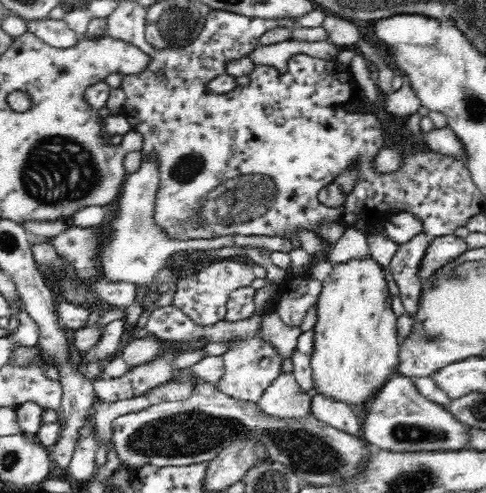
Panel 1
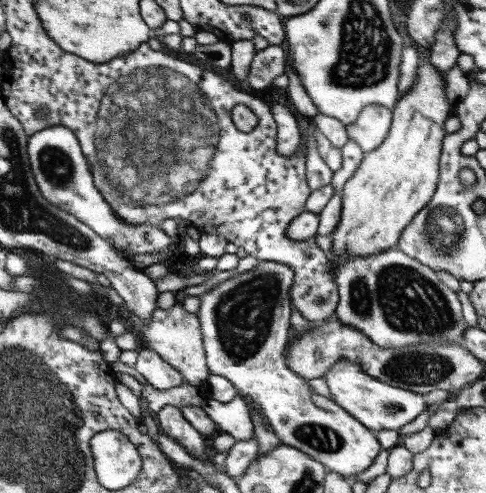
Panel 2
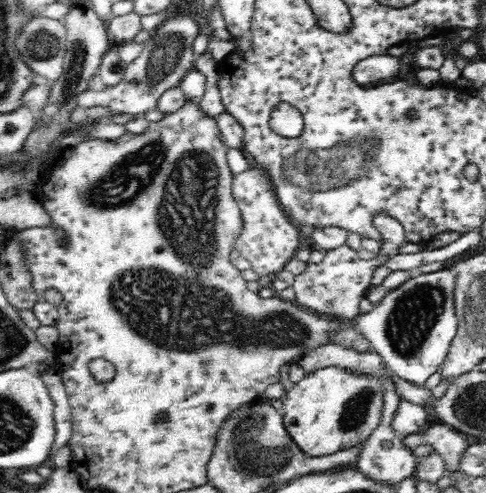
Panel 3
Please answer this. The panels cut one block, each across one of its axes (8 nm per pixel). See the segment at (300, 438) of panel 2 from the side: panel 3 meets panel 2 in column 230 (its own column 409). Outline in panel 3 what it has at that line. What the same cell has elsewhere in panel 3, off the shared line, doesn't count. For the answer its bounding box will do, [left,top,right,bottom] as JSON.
[356,268,458,388]

